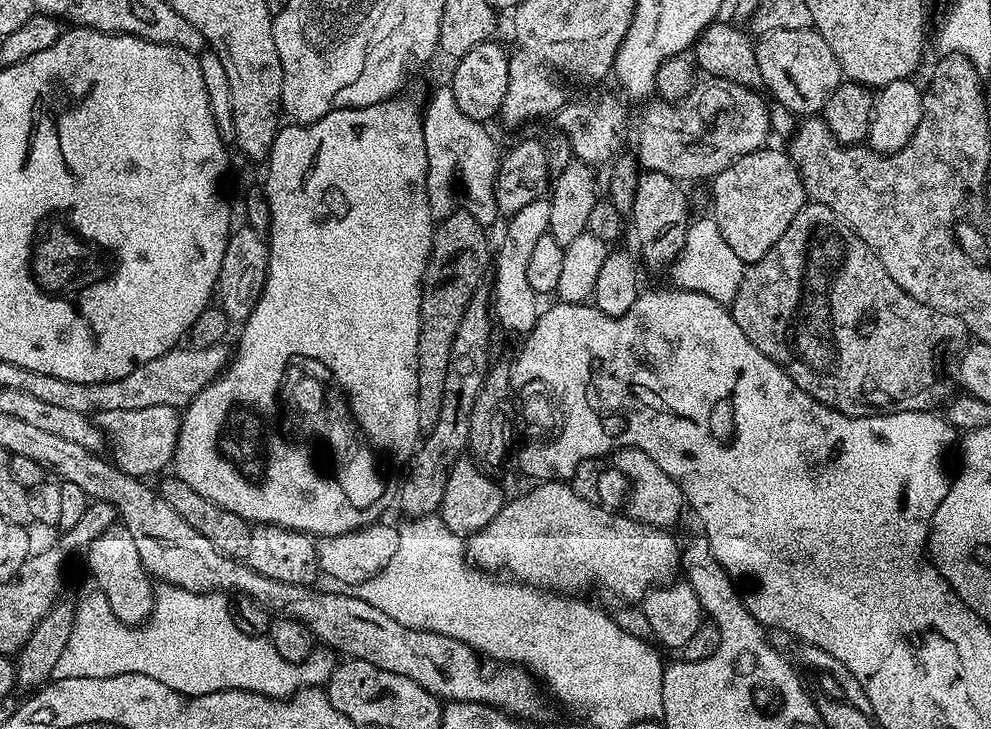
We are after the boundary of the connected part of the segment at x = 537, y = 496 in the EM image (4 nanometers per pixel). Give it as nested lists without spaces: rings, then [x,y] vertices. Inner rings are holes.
[[[540,482],[535,485],[533,492],[528,492],[525,496],[520,496],[517,500],[509,499],[504,505],[504,509],[498,513],[493,520],[484,528],[479,528],[472,536],[466,540],[466,555],[478,568],[483,568],[489,573],[496,574],[501,570],[499,568],[508,568],[507,575],[515,578],[525,584],[533,584],[536,588],[543,588],[553,594],[580,594],[587,584],[593,584],[596,588],[601,588],[604,592],[609,592],[612,596],[617,596],[620,602],[640,602],[654,588],[673,583],[677,579],[678,573],[681,571],[681,553],[682,544],[678,539],[675,540],[671,535],[671,531],[655,528],[649,524],[643,524],[632,519],[627,514],[619,516],[616,512],[607,512],[604,508],[599,508],[599,503],[587,500],[586,498],[578,498],[578,494],[574,494],[571,483],[568,482]]]

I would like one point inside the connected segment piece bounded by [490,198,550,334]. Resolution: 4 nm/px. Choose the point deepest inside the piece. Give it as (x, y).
(513, 299)

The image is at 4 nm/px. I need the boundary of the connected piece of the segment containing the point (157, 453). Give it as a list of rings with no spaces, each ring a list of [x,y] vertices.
[[[145,406],[143,410],[101,412],[95,417],[94,423],[104,433],[107,447],[112,447],[112,463],[126,474],[148,478],[151,472],[163,473],[163,468],[173,463],[176,440],[180,436],[180,421],[177,409],[170,406]]]

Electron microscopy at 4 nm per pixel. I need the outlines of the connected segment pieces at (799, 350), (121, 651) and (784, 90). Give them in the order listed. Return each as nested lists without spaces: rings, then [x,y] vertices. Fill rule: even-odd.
[[[815,202],[805,203],[804,208],[798,210],[798,214],[794,214],[794,222],[786,226],[786,234],[782,234],[782,238],[778,238],[778,242],[774,242],[774,246],[770,246],[770,250],[766,250],[766,254],[758,258],[758,262],[745,267],[744,277],[738,286],[738,294],[732,299],[730,311],[734,322],[738,322],[742,329],[742,334],[746,334],[746,338],[750,338],[750,342],[758,346],[762,354],[766,354],[766,358],[770,358],[779,368],[786,370],[786,374],[790,374],[790,378],[797,386],[806,390],[806,394],[810,394],[818,402],[847,416],[871,416],[886,412],[927,412],[939,409],[939,404],[941,403],[941,407],[954,392],[953,377],[948,377],[948,363],[952,359],[953,363],[970,344],[968,327],[958,317],[946,314],[942,310],[934,310],[910,298],[910,294],[906,294],[906,290],[902,290],[902,286],[898,286],[898,282],[894,282],[894,278],[886,274],[874,250],[870,250],[866,242],[859,240],[851,228],[836,217],[834,210]]]
[[[161,583],[155,589],[154,599],[152,602],[152,614],[147,621],[139,626],[129,626],[124,624],[116,617],[114,610],[110,606],[110,602],[98,590],[92,590],[89,596],[84,597],[80,604],[75,605],[75,616],[73,618],[73,630],[70,632],[69,641],[62,656],[54,665],[52,672],[52,680],[61,680],[62,678],[114,678],[118,674],[146,674],[150,678],[154,678],[157,682],[162,682],[162,686],[170,686],[176,692],[181,692],[184,696],[201,696],[202,694],[214,694],[222,690],[242,690],[243,692],[253,692],[254,694],[262,694],[269,696],[272,700],[282,700],[290,696],[295,696],[297,692],[303,688],[318,688],[327,685],[328,679],[332,677],[332,669],[334,660],[331,655],[323,656],[320,650],[313,651],[311,658],[301,664],[291,664],[282,658],[282,654],[278,654],[278,650],[274,650],[274,646],[267,638],[263,636],[251,636],[250,634],[242,634],[242,630],[238,630],[238,626],[234,626],[234,618],[232,617],[232,609],[229,601],[225,599],[219,592],[191,592],[190,590],[182,590],[175,588],[173,584]]]
[[[816,29],[774,30],[759,37],[754,44],[758,70],[762,70],[762,82],[767,95],[777,104],[786,106],[797,116],[819,113],[828,97],[842,82],[840,63],[830,49],[829,43]]]

